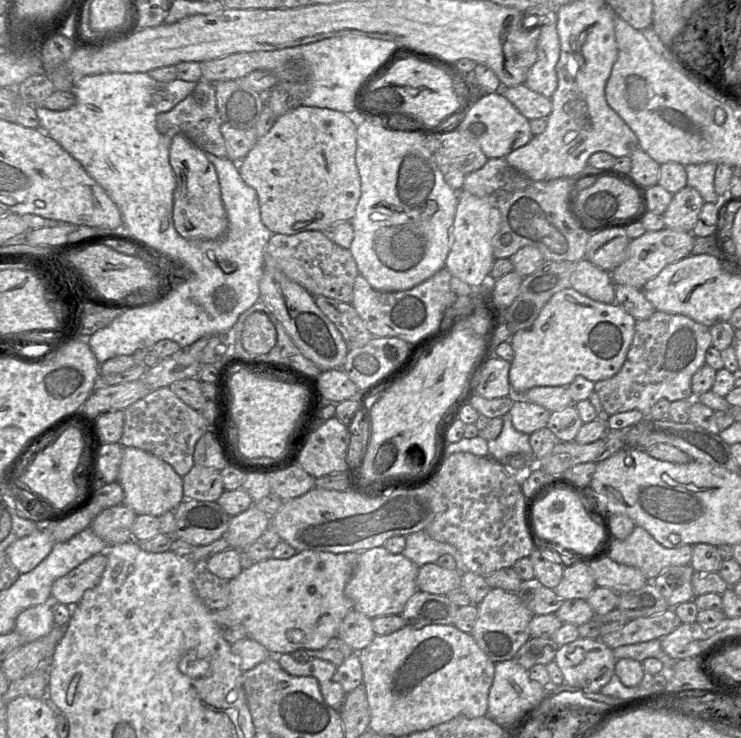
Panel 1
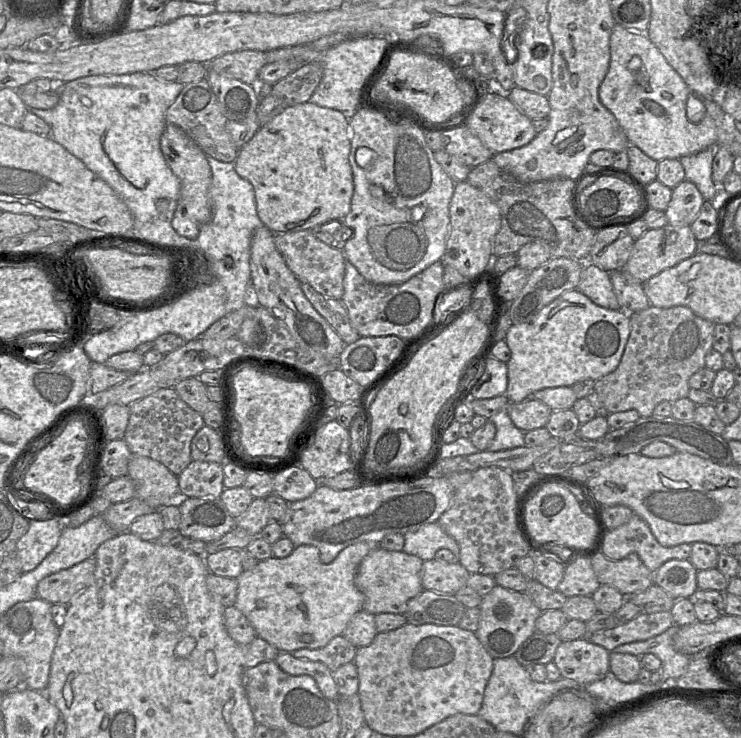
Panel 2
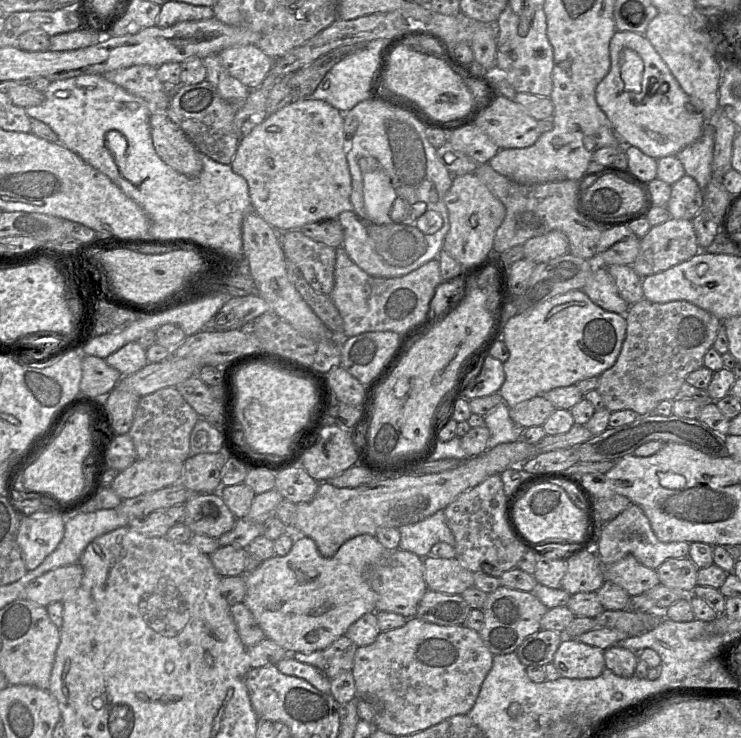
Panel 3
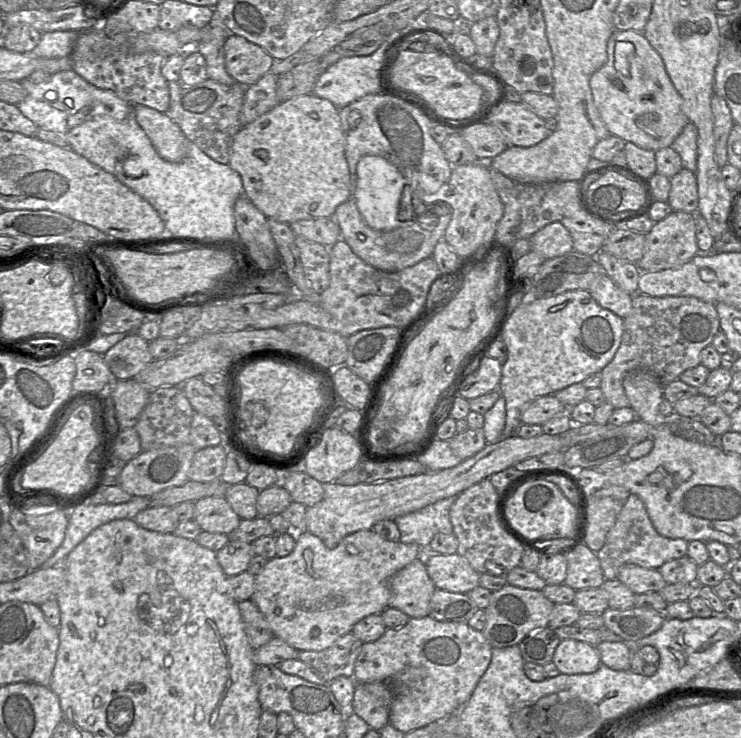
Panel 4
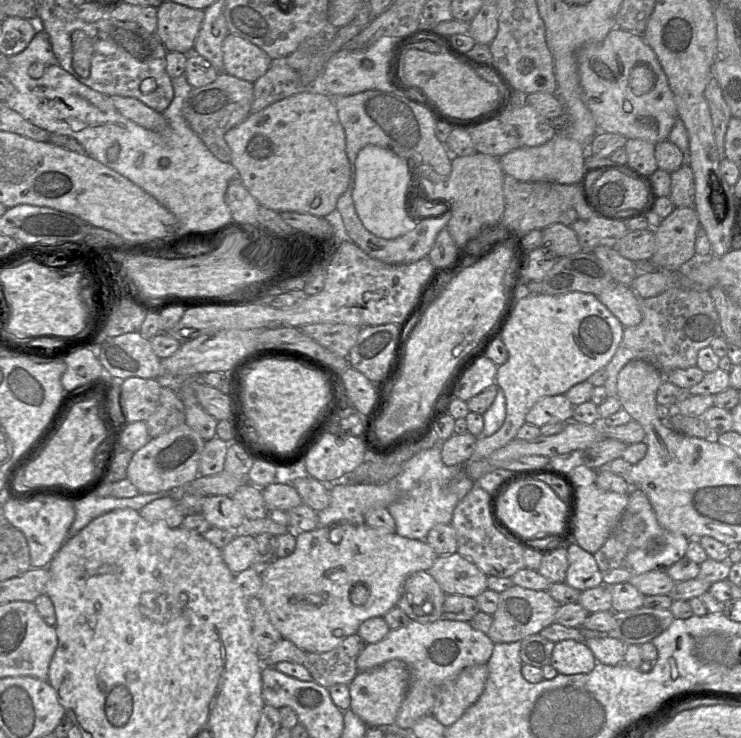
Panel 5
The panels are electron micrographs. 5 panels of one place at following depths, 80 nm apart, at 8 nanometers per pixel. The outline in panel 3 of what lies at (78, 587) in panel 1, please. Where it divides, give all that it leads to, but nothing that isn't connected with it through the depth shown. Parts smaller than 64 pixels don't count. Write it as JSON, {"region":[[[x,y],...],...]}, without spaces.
{"region":[[[78,562],[52,569],[30,581],[20,599],[46,607],[52,602],[63,601],[80,586],[82,578],[83,568]]]}

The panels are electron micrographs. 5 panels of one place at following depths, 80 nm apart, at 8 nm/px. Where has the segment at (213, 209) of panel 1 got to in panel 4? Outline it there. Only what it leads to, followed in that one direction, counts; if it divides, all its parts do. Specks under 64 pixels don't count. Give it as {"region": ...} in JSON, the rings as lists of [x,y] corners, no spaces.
{"region":[[[134,105],[134,112],[137,123],[163,159],[171,163],[179,163],[185,159],[187,138],[166,113],[144,105]]]}

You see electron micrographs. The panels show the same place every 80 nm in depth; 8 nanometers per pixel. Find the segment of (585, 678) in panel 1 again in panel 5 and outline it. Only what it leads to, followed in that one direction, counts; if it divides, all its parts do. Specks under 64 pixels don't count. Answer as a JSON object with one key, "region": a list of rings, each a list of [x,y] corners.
{"region":[[[563,640],[555,643],[550,664],[558,674],[572,675],[591,672],[597,661],[583,640]]]}

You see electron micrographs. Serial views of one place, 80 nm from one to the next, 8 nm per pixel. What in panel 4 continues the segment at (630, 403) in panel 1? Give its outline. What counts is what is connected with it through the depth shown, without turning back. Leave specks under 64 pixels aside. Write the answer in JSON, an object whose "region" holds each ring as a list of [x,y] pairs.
{"region":[[[636,293],[632,309],[623,319],[623,335],[613,359],[601,370],[601,389],[605,402],[614,408],[630,407],[623,388],[625,375],[635,369],[651,372],[663,386],[679,379],[680,375],[701,364],[701,351],[712,344],[720,331],[716,304],[695,297],[652,297]]]}

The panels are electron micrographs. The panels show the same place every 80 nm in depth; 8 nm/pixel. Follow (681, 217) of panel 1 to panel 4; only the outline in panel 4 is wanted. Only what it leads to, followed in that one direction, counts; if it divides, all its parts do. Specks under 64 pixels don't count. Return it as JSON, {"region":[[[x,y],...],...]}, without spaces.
{"region":[[[682,168],[670,178],[671,189],[668,204],[673,211],[696,214],[698,211],[698,188],[695,173]]]}

